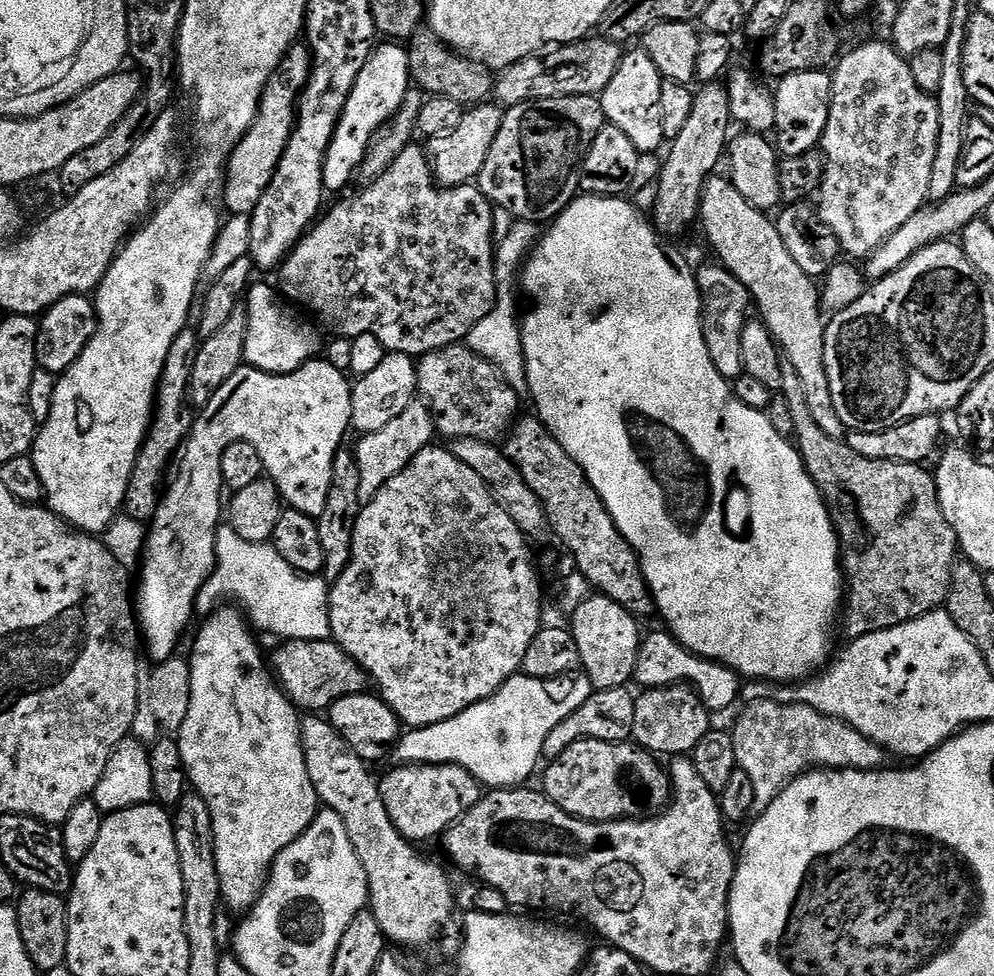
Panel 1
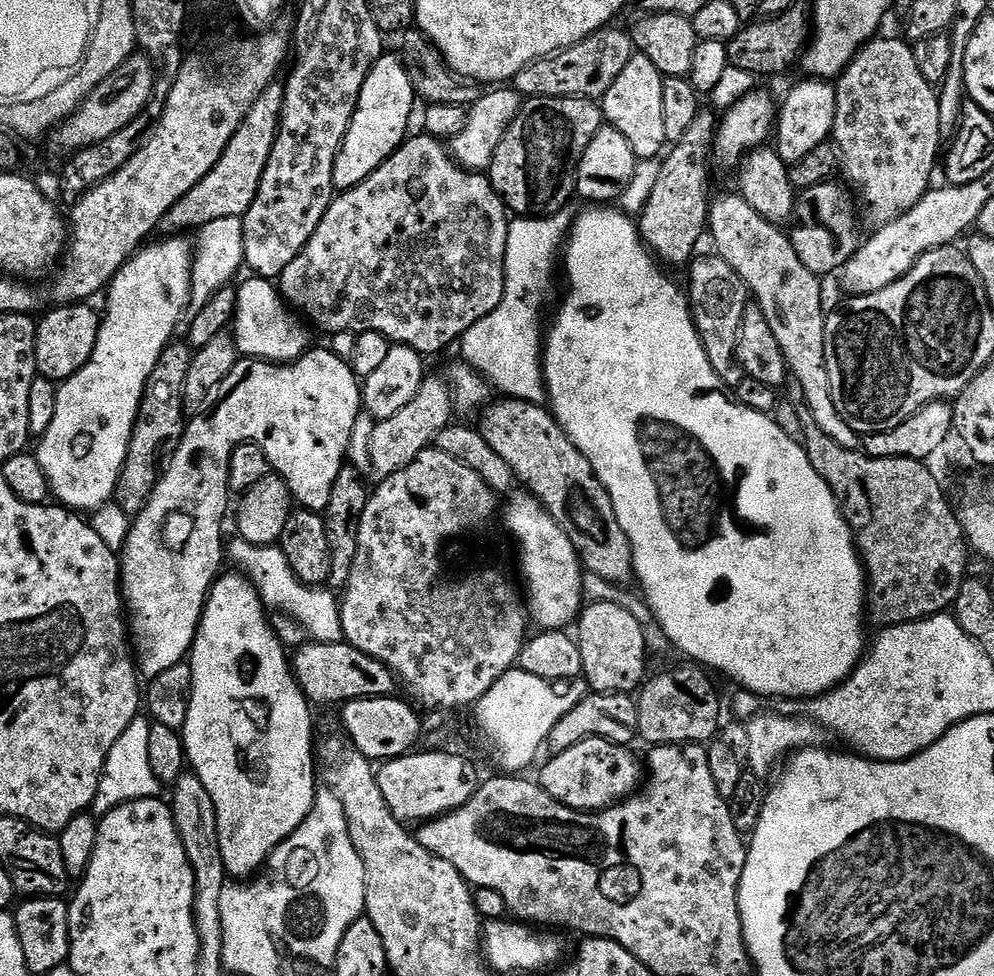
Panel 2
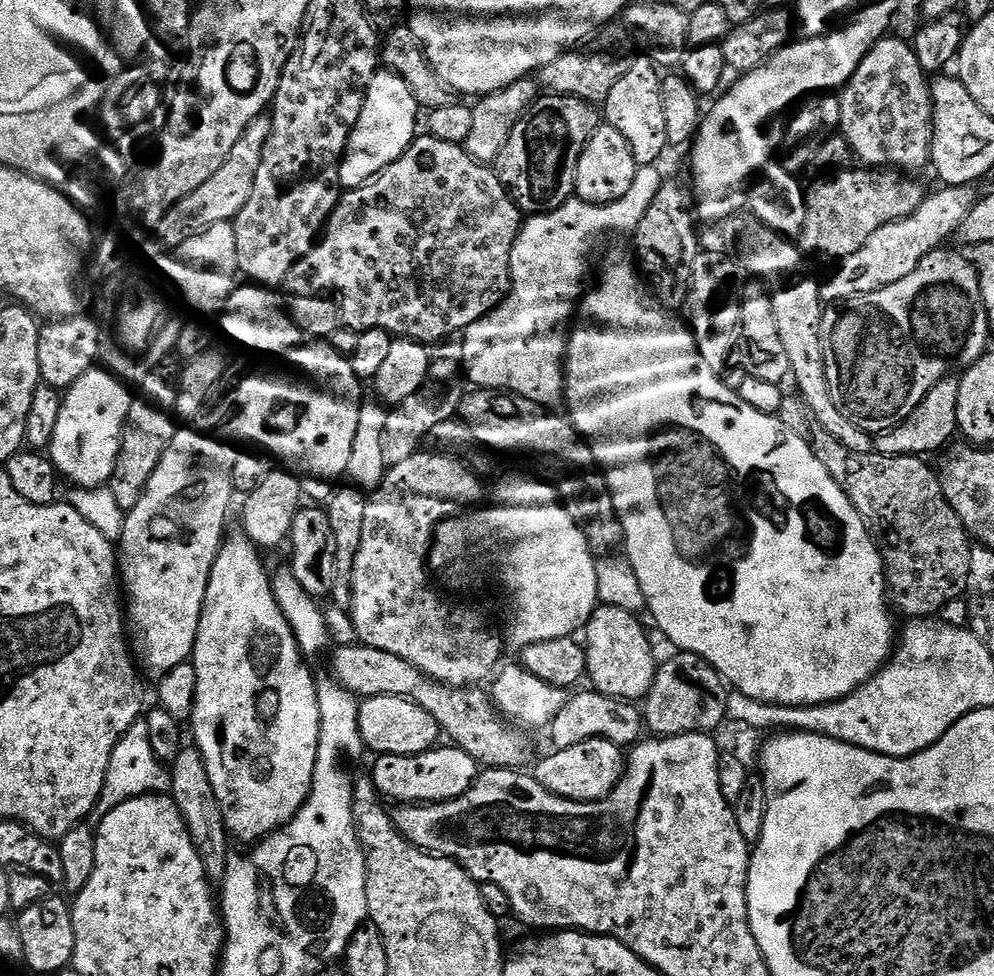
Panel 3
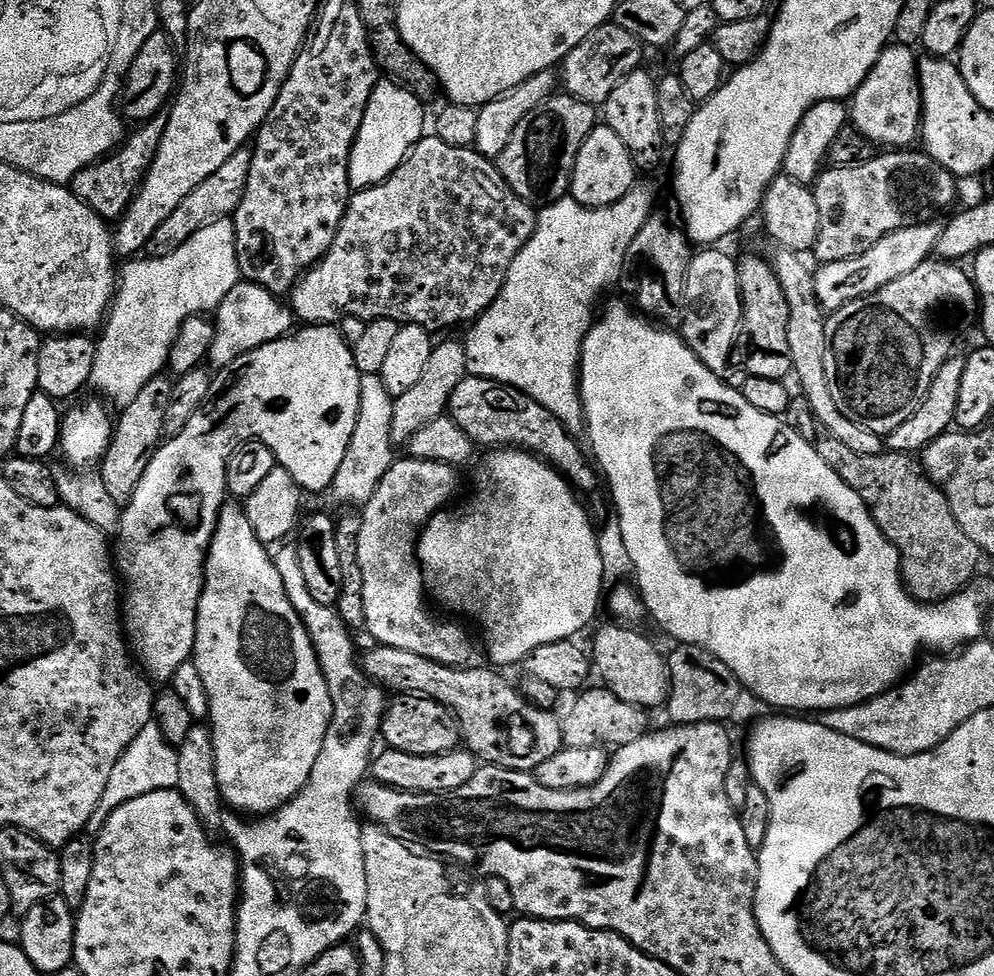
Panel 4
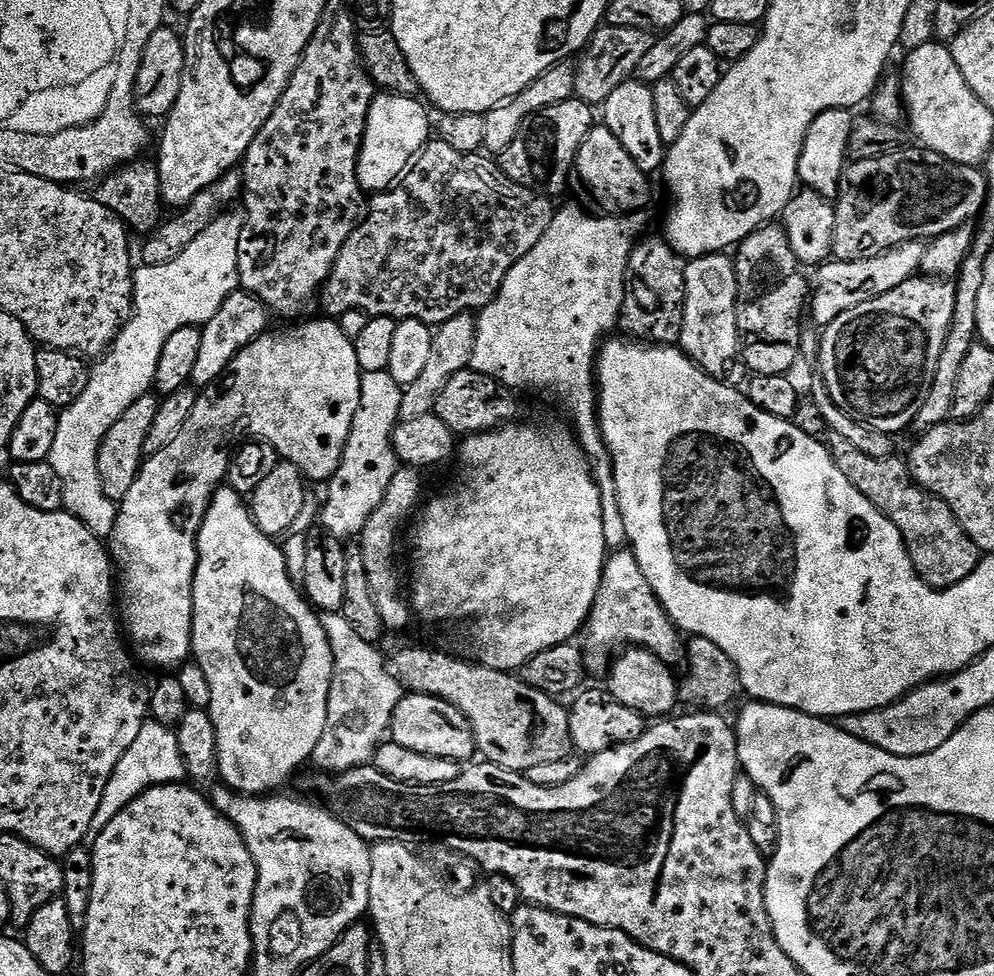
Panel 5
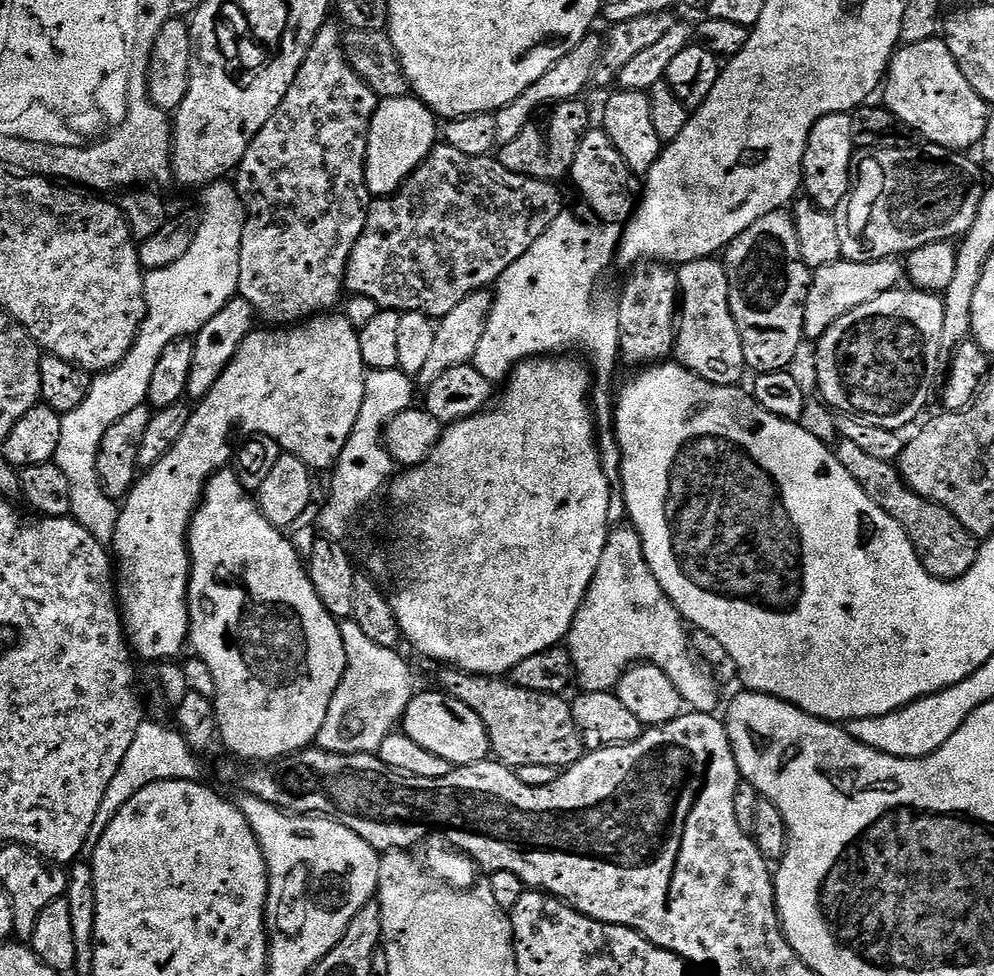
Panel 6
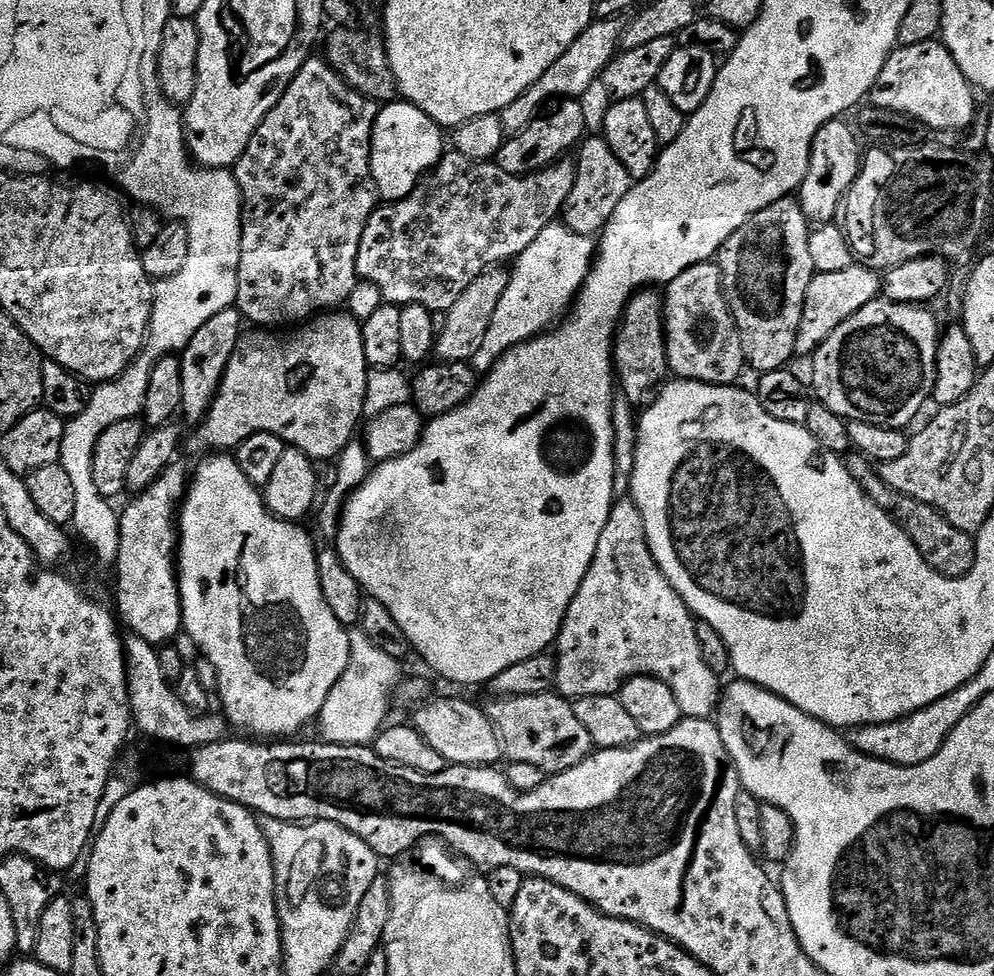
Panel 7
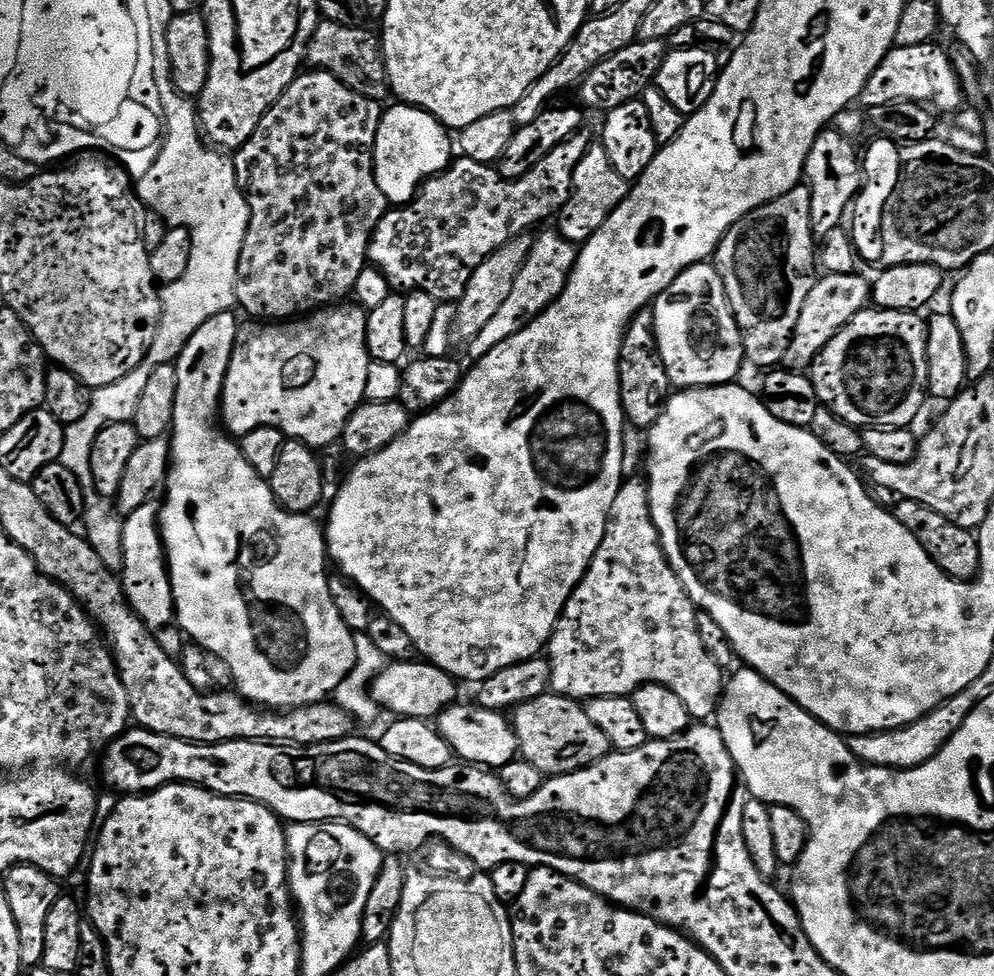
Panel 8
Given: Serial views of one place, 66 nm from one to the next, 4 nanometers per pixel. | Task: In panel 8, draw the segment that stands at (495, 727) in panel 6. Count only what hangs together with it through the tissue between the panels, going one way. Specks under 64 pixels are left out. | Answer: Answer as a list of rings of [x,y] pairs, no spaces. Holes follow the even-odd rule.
[[[549,692],[520,705],[512,714],[513,728],[519,740],[519,753],[545,776],[577,772],[596,764],[611,752],[609,739],[587,717],[577,701]]]

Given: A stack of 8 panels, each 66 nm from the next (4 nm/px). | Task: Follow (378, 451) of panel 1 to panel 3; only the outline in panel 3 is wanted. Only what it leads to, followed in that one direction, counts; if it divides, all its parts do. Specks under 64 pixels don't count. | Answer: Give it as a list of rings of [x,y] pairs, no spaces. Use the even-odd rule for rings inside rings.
[[[433,359],[429,363],[428,377],[424,379],[422,387],[414,394],[410,394],[410,398],[406,398],[406,402],[395,405],[388,412],[385,432],[382,434],[382,453],[385,455],[385,462],[388,466],[398,462],[406,462],[406,458],[410,458],[414,453],[421,451],[425,447],[430,430],[434,430],[434,426],[439,426],[442,422],[453,419],[459,413],[460,401],[464,398],[465,389],[460,388],[460,380],[462,384],[461,365],[455,359],[453,360]]]

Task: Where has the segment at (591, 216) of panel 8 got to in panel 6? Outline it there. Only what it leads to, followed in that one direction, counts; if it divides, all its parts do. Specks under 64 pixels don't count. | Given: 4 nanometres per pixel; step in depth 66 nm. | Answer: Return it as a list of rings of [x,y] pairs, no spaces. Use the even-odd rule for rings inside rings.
[[[603,130],[585,132],[572,163],[570,181],[580,191],[582,199],[588,203],[597,221],[606,224],[620,224],[627,221],[636,211],[642,195],[642,180],[623,160],[611,138]]]

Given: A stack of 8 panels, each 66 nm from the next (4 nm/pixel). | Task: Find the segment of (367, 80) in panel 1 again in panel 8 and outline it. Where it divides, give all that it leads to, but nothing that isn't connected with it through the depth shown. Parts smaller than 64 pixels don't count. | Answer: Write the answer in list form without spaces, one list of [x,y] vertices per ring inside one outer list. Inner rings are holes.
[[[403,102],[393,105],[380,118],[374,146],[374,166],[378,190],[382,190],[389,205],[399,206],[410,203],[424,181],[440,175],[452,163],[454,140],[448,137],[451,136],[449,129],[430,113]]]

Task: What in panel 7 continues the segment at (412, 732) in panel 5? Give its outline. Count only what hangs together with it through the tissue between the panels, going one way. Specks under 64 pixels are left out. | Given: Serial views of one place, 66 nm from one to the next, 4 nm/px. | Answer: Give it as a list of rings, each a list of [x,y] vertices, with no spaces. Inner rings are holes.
[[[432,700],[421,703],[416,712],[414,726],[448,760],[449,765],[496,766],[502,760],[502,743],[495,725],[488,719],[483,707],[468,700]]]

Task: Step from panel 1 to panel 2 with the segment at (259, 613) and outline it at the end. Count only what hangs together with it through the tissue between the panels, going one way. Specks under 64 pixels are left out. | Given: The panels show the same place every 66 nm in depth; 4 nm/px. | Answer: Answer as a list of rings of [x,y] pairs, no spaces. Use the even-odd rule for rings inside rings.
[[[239,538],[233,539],[226,548],[227,555],[235,567],[247,575],[252,585],[260,591],[264,607],[269,610],[277,608],[288,616],[293,616],[300,624],[305,624],[312,631],[311,639],[321,644],[339,644],[344,640],[342,618],[340,617],[340,600],[335,591],[327,587],[309,587],[298,579],[291,563],[280,546],[251,544]]]

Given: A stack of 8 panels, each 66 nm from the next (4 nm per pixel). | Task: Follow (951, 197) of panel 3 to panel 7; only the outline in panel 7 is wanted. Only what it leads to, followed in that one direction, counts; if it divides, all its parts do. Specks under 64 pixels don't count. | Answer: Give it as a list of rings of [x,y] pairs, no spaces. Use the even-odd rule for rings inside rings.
[[[853,266],[846,270],[838,270],[835,274],[817,272],[810,282],[810,290],[806,290],[806,302],[802,310],[802,322],[798,322],[798,338],[796,339],[796,356],[811,357],[862,306],[877,299],[882,292],[882,276],[879,271],[863,266]]]

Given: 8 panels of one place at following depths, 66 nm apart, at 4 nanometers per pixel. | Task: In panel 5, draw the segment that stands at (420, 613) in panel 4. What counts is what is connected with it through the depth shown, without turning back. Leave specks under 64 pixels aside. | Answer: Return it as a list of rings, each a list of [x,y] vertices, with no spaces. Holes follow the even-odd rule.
[[[400,466],[391,479],[390,486],[386,487],[386,494],[378,508],[370,514],[365,528],[358,537],[358,554],[364,560],[366,578],[370,578],[370,590],[374,594],[374,602],[378,602],[378,614],[382,614],[385,629],[392,631],[393,628],[396,632],[402,631],[414,620],[409,601],[400,597],[400,568],[396,565],[396,543],[400,540],[400,531],[403,530],[404,523],[408,519],[411,521],[414,513],[421,507],[420,495],[424,492],[424,484],[420,481],[420,476],[421,473],[417,469]]]

